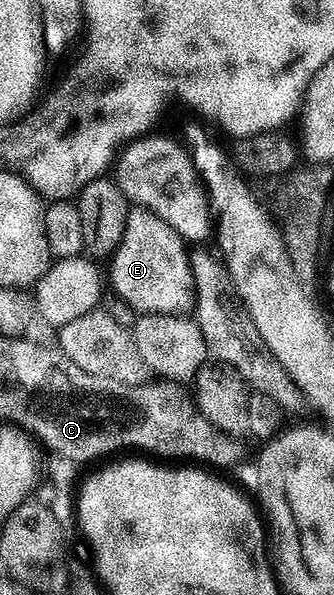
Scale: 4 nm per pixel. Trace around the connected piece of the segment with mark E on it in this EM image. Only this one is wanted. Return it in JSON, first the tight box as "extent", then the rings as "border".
{"extent":[110,208,196,314],"border":[[[129,208],[126,231],[122,235],[120,246],[110,257],[110,261],[112,261],[111,288],[122,299],[126,299],[126,303],[130,303],[130,307],[134,307],[137,314],[183,314],[185,311],[191,310],[196,303],[196,288],[192,282],[188,255],[189,250],[186,248],[184,238],[178,236],[174,227],[170,227],[170,223],[162,223],[162,219],[158,219],[158,215],[154,215],[149,209]]]}

